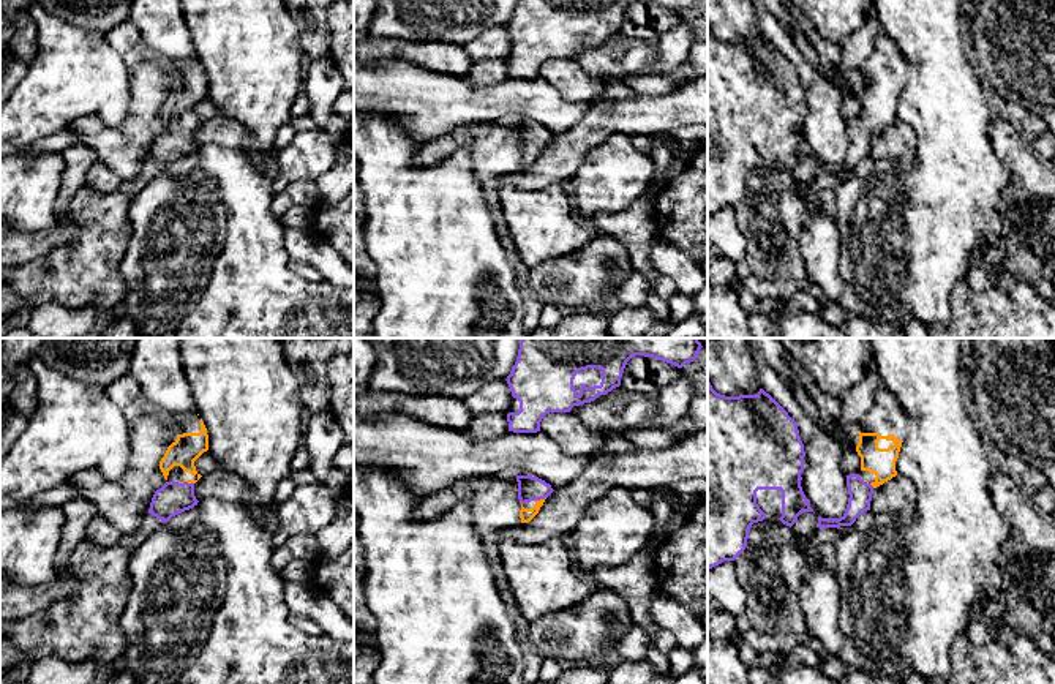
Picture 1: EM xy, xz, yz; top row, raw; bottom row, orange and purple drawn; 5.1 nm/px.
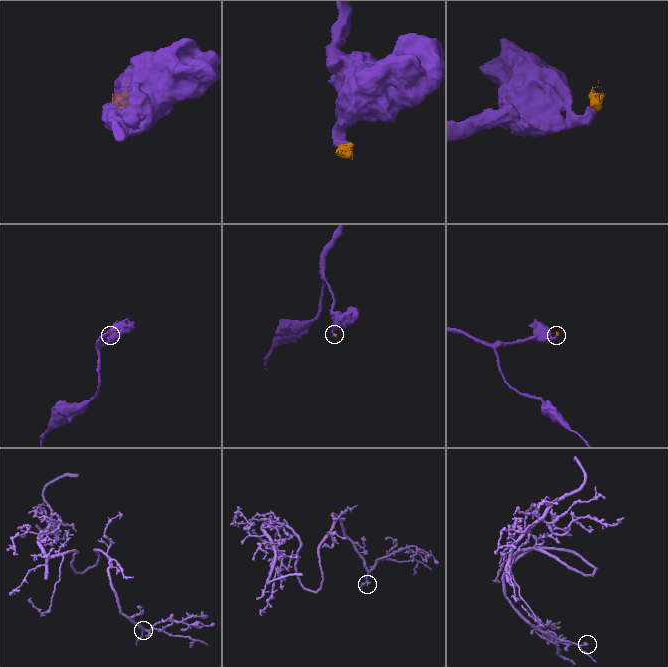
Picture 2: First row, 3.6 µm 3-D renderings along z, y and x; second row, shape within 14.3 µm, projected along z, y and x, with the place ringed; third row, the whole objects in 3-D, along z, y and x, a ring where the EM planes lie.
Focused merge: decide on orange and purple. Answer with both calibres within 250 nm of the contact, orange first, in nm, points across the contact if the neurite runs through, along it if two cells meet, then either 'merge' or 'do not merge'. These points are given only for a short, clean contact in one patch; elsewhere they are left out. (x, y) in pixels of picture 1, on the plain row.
150/170 nm | merge

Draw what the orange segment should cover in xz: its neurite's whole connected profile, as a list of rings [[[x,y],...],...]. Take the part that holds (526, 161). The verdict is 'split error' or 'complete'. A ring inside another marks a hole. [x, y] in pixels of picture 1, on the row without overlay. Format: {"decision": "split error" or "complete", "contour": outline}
{"decision": "split error", "contour": [[[516,122],[516,128],[521,148],[520,164],[521,169],[529,169],[554,136],[545,126],[532,122]]]}

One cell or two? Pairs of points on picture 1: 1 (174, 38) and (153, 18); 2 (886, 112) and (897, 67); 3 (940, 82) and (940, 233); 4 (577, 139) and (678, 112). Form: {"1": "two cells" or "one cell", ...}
{"1": "one cell", "2": "one cell", "3": "one cell", "4": "one cell"}

